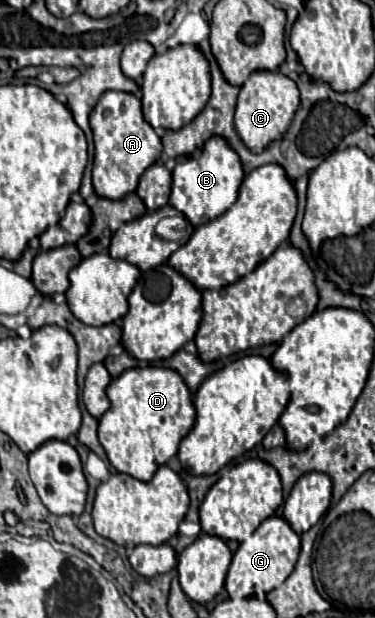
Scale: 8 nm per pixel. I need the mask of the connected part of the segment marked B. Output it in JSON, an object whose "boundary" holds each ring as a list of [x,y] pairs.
{"boundary":[[[211,138],[205,144],[203,154],[199,158],[189,158],[173,168],[173,186],[169,204],[179,212],[183,212],[193,226],[201,226],[205,222],[215,220],[225,210],[229,210],[229,206],[233,206],[243,176],[245,174],[241,170],[239,156],[229,148],[229,144],[223,138]]]}

